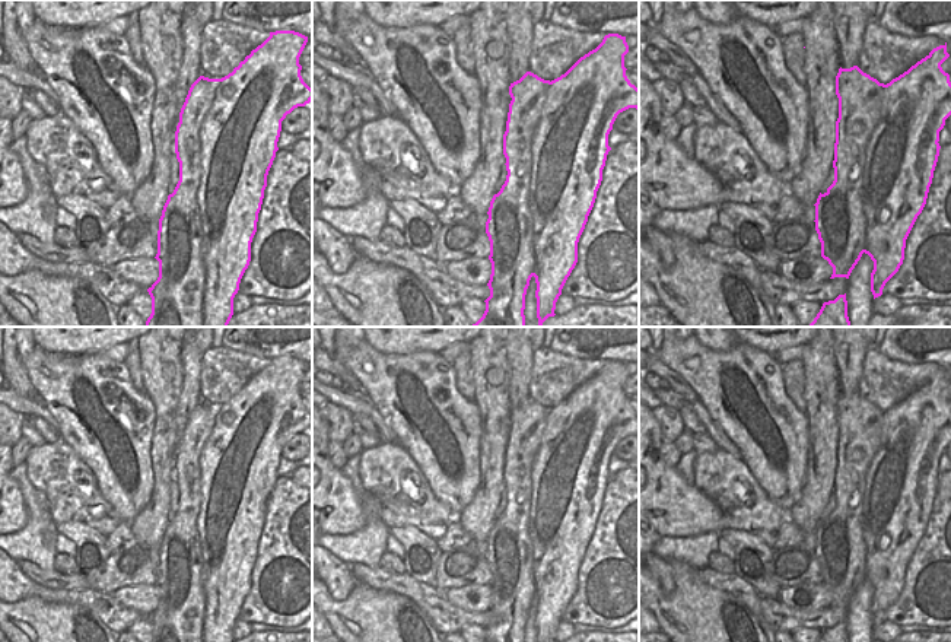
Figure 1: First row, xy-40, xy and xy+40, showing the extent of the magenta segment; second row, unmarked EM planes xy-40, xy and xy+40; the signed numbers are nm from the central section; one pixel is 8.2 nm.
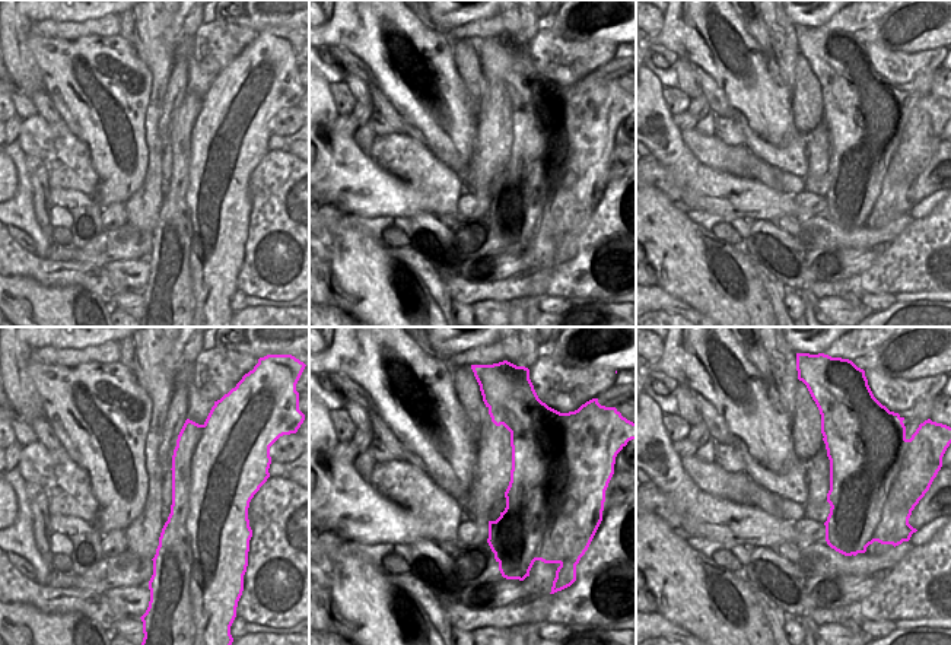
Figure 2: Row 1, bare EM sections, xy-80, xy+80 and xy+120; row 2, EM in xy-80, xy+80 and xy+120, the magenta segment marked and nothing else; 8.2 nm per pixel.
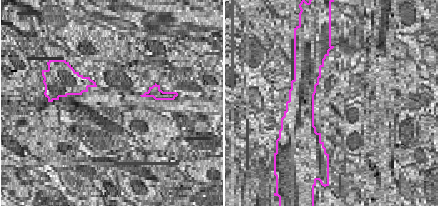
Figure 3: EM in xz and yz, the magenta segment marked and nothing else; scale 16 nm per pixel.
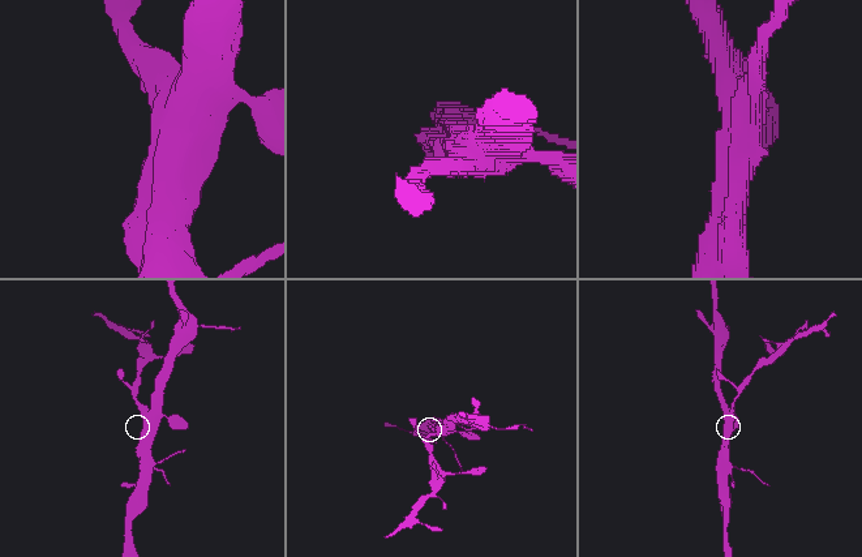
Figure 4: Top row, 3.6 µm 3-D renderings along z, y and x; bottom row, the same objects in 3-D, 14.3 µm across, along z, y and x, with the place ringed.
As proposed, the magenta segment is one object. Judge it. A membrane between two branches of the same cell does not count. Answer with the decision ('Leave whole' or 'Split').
Split.

